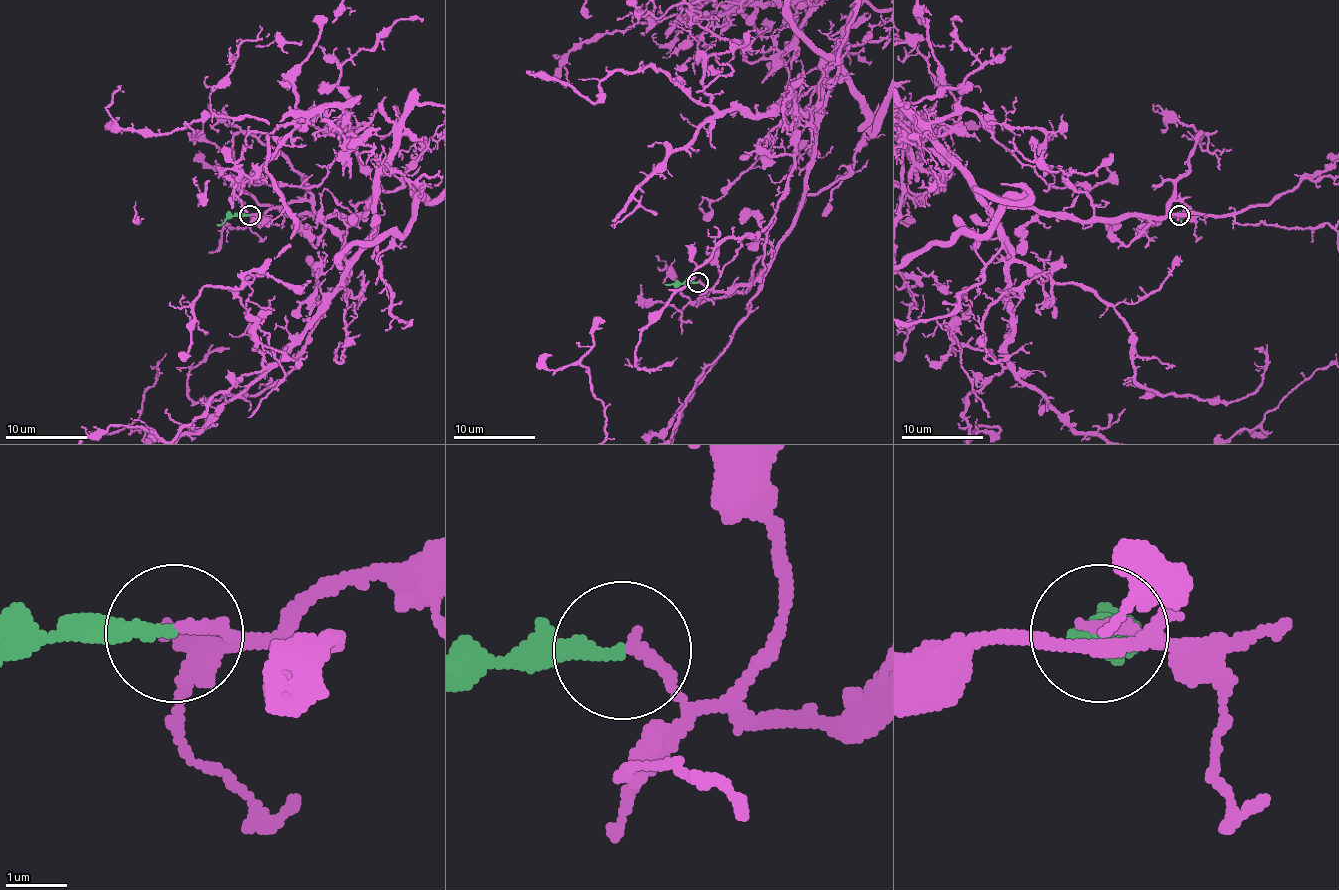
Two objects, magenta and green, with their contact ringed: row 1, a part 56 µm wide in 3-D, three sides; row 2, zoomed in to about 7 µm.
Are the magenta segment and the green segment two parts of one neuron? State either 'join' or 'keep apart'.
join

